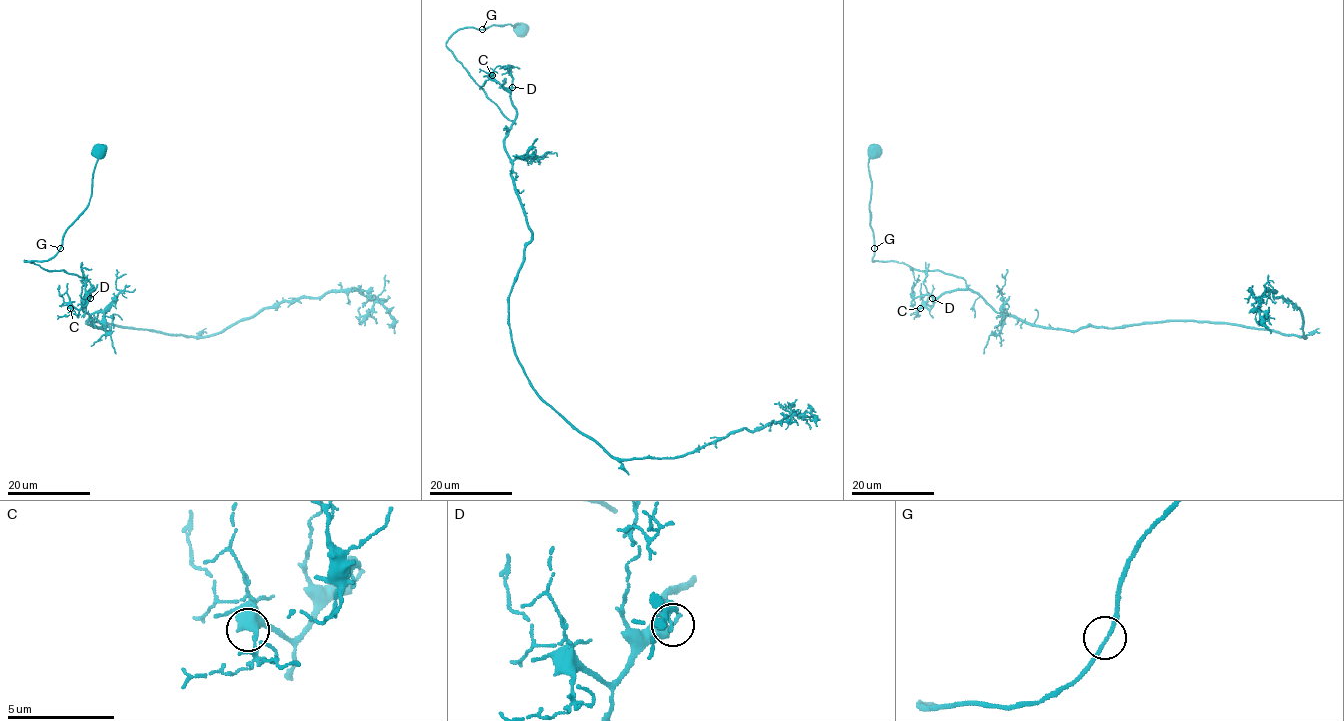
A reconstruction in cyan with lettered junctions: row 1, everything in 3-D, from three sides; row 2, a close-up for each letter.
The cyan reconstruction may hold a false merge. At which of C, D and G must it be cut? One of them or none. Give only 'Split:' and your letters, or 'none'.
Split: none

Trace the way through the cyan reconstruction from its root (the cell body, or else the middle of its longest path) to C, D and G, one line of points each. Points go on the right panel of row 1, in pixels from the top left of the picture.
C: (874, 152), (868, 160), (872, 260), (942, 270), (965, 281), (964, 289), (943, 293), (928, 310), (920, 308)
D: (874, 152), (868, 160), (872, 260), (903, 262), (918, 270), (942, 270), (965, 281), (964, 289), (932, 298)
G: (874, 152), (868, 160), (871, 183), (869, 225), (874, 248)

